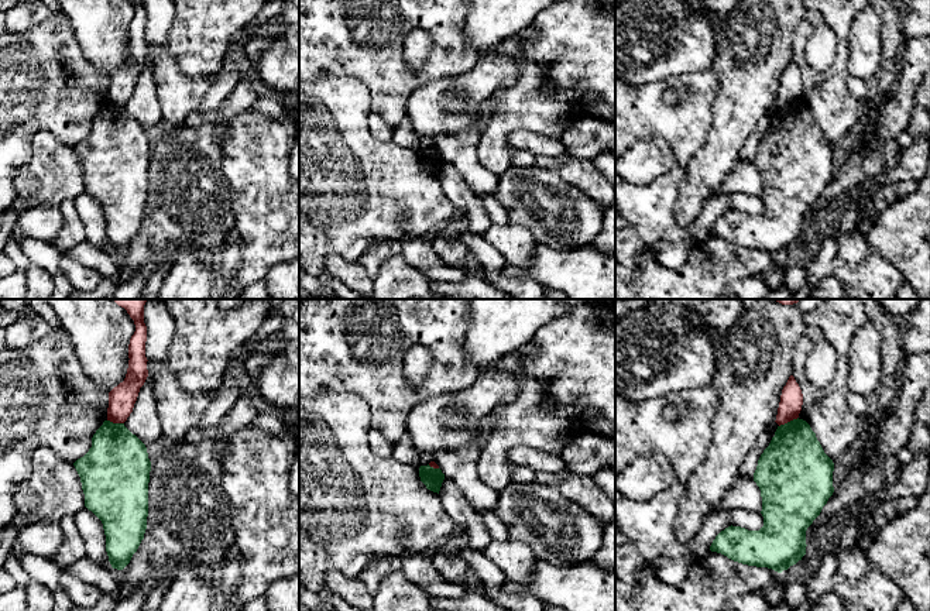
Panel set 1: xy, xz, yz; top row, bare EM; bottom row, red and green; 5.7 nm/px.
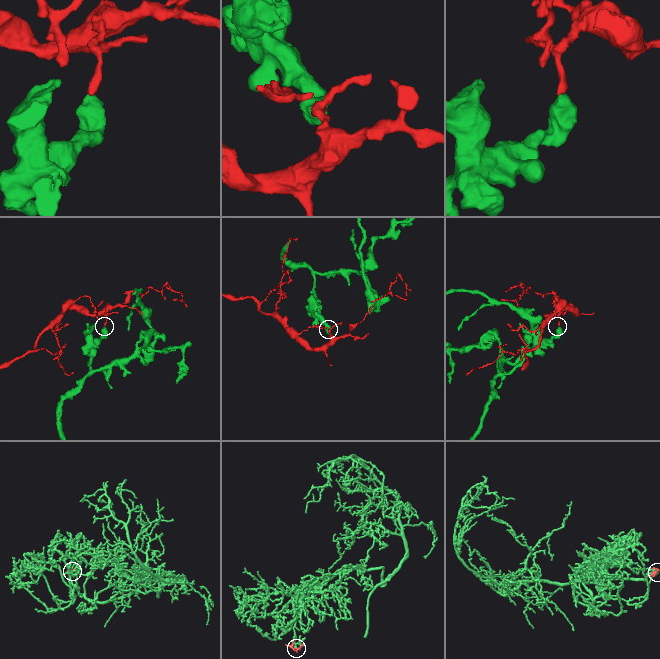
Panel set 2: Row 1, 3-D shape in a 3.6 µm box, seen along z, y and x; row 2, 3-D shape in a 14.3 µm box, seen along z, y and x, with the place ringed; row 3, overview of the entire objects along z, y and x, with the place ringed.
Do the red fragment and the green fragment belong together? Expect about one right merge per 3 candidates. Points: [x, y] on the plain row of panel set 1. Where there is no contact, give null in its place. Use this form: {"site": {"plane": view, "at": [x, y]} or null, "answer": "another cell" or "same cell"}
{"site": {"plane": "yz", "at": [788, 105]}, "answer": "another cell"}

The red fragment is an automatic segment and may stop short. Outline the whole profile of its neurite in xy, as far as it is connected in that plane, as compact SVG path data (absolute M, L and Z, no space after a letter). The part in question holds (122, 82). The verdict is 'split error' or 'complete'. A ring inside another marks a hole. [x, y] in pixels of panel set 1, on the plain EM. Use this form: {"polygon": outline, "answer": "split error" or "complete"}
{"polygon": "M130 0L135 16L128 28L128 52L123 66L109 76L107 104L124 107L133 96L140 72L144 69L148 54L145 41L147 10L144 0Z", "answer": "complete"}

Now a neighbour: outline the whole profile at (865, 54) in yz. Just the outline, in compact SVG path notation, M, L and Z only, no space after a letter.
M866 4L852 20L847 71L859 79L872 78L883 58L883 38L879 16Z

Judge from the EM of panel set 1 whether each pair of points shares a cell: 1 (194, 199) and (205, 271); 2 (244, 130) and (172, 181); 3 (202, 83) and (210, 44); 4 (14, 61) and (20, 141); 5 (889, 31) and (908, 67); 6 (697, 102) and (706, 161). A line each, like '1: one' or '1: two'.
1: two
2: two
3: two
4: one
5: two
6: two

